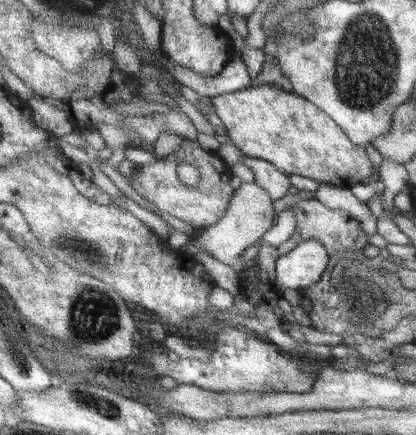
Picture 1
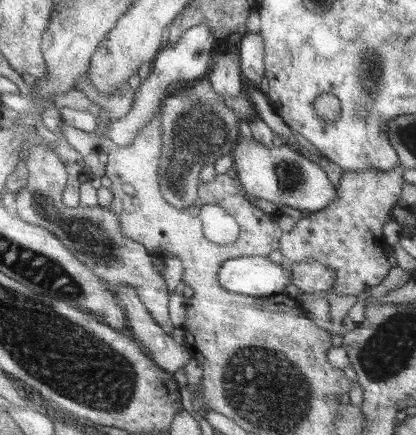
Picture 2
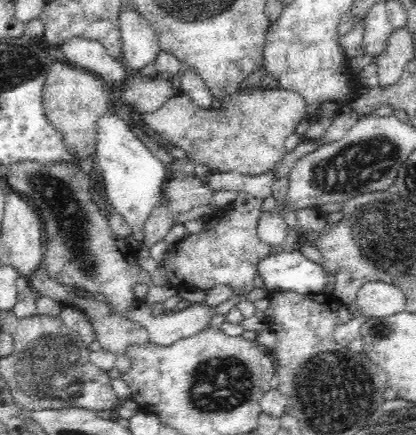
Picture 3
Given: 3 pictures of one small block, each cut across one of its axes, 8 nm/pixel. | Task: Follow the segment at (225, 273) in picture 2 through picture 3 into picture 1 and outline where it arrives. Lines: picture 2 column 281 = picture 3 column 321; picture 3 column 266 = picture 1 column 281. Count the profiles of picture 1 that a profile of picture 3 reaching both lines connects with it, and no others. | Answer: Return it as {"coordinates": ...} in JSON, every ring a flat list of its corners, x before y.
{"coordinates":[[315,238,303,242,299,248,291,250,287,256,277,258,275,262,275,272,277,272,277,280,275,286,279,290,285,288,293,288,293,290,301,290,301,288,311,288,315,286,323,272,327,270,331,252]]}

